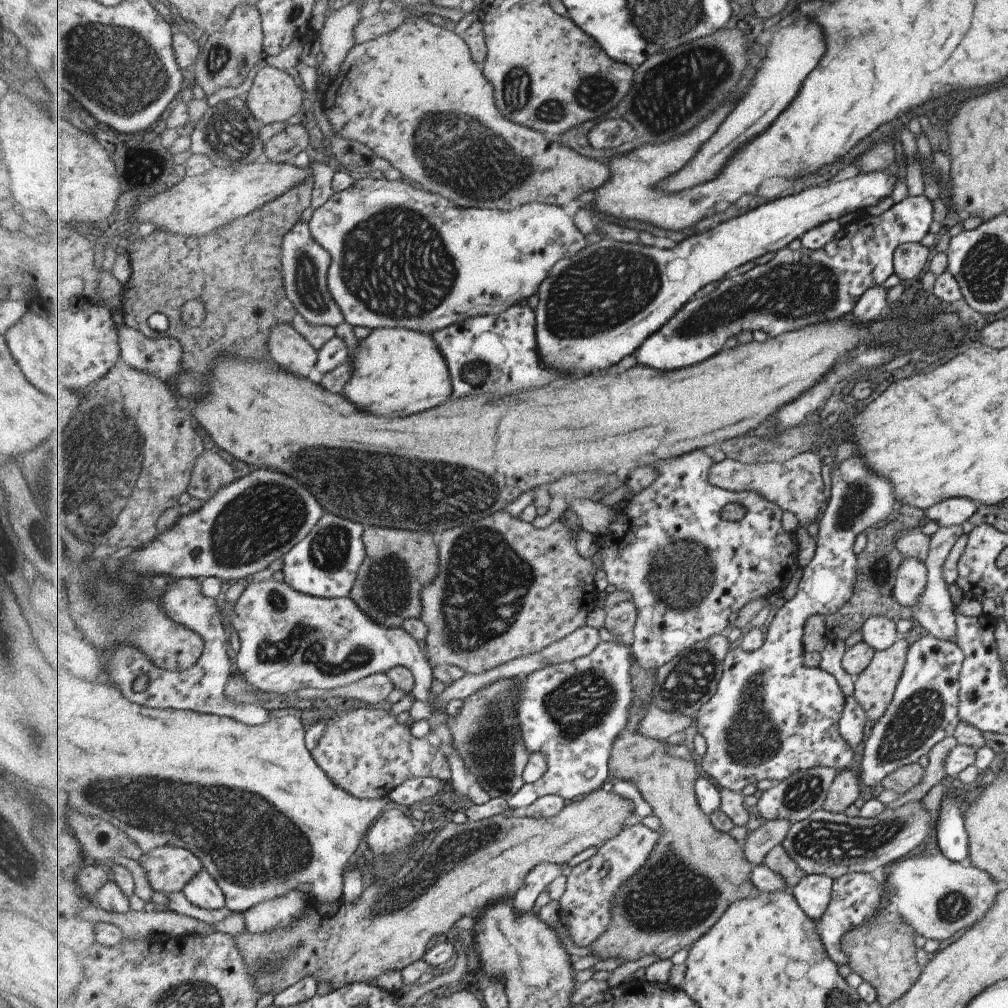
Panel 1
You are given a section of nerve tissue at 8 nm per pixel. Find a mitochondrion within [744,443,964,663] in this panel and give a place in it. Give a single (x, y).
(857, 497)

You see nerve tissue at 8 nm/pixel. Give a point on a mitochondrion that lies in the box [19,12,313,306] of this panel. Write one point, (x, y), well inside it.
(119, 68)

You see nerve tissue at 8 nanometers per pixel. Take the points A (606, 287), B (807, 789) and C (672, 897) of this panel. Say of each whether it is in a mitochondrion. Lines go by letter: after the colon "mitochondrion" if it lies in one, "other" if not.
A: mitochondrion
B: mitochondrion
C: mitochondrion

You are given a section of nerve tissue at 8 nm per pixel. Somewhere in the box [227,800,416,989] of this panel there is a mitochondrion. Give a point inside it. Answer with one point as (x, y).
(272, 966)

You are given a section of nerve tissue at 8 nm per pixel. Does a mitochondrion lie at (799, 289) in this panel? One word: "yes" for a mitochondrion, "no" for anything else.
yes

